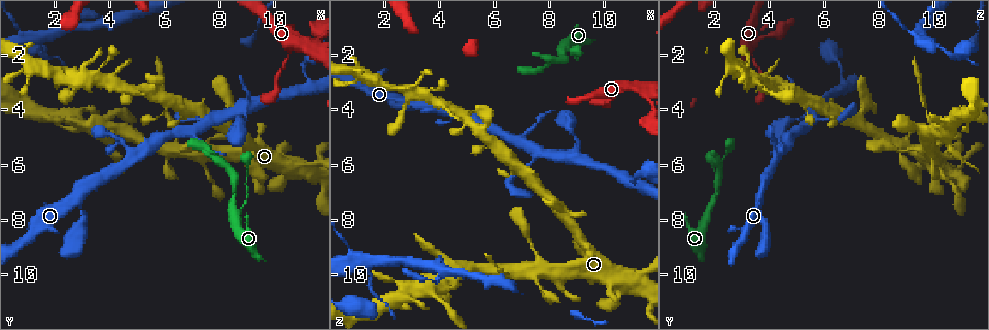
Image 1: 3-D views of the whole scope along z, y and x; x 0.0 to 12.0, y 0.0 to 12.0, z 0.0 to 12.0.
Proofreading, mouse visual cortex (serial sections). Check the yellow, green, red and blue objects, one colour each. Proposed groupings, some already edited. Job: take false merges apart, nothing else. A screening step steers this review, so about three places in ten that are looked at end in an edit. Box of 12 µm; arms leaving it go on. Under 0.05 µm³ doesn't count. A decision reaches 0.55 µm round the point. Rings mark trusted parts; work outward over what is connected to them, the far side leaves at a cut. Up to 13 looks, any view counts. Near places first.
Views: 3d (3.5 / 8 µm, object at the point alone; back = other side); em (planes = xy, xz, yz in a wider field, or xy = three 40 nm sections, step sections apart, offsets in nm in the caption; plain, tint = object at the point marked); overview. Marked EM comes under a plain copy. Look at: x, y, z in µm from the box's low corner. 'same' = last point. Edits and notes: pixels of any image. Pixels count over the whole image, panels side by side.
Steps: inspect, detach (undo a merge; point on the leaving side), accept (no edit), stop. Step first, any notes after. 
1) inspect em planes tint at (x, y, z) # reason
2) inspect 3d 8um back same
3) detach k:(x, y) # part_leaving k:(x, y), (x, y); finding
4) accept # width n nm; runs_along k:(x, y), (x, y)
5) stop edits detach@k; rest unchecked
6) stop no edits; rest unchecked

inspect 3d 8um at (2.7, 7.4, 3.7) # thin neck

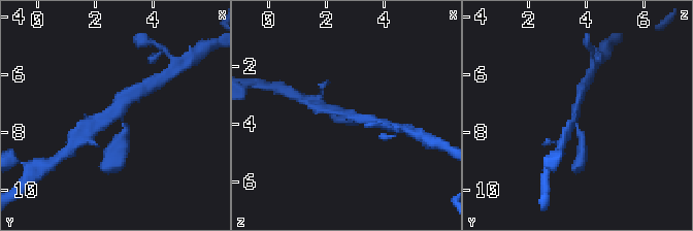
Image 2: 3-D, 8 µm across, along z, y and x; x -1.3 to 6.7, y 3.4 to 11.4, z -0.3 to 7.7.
inspect em xy step 3 tint at (2.7, 7.3, 3.6)

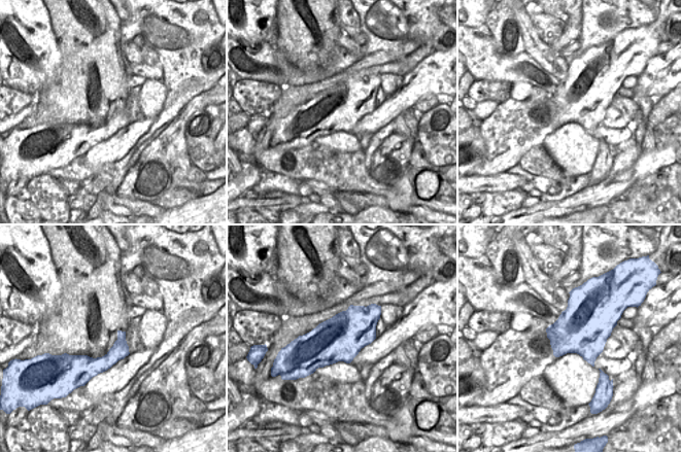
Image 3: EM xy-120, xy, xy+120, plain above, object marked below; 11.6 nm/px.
accept # width 550 nm; runs_along 3:(123, 334), (104, 362), (72, 358); one cell here

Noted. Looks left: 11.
inspect 3d 3.5um at (5.5, 3.2, 4.8)

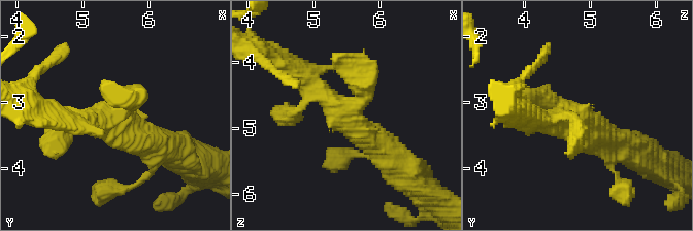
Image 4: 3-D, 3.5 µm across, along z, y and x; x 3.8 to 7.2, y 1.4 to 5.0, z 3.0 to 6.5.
inspect em xy step 5 tint at (5.45, 3.20, 4.80) # arms 4; arm_widths 150, 300, 350, 450 nm

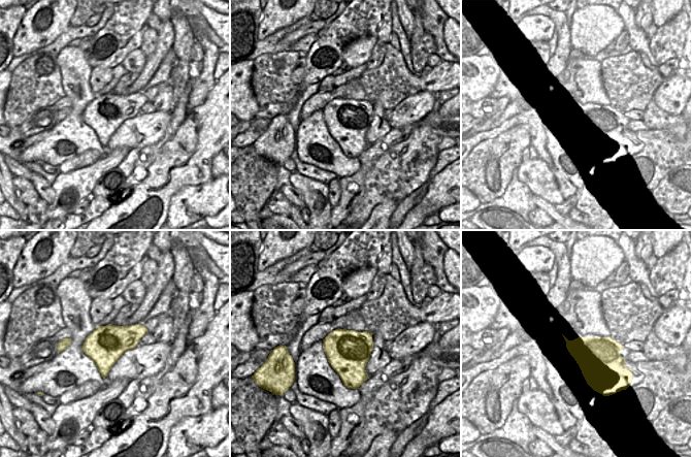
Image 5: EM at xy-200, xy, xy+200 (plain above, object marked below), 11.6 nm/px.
accept # one cell here

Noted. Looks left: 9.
inspect 3d 3.5um at (6.5, 5.5, 9.9) # arms part here

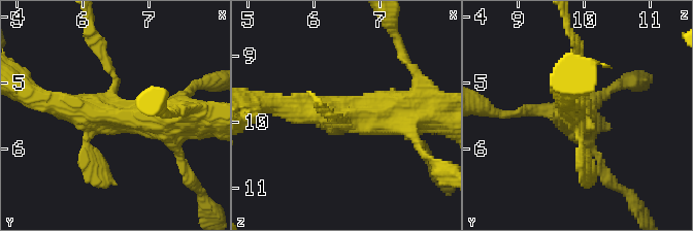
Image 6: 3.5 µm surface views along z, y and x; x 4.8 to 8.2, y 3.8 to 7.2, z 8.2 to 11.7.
inspect em planes tint at (6.50, 5.50, 9.90)

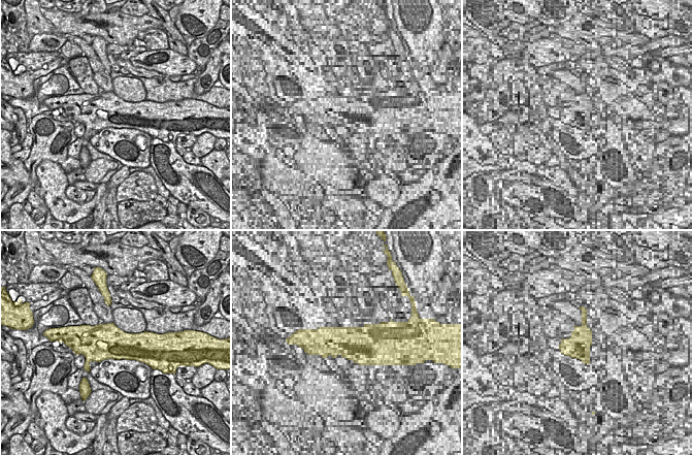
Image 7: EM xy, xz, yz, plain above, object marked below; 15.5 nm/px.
inspect em xy step 5 tint same

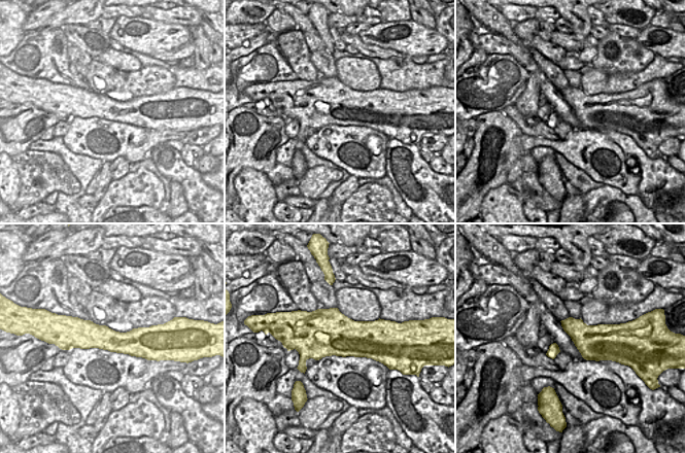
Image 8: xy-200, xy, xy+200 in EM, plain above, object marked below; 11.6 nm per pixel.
accept # width 550 nm; runs_along 6:(188, 118), (102, 114), (48, 102); one cell here

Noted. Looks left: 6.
inspect 3d 3.5um back at (11.4, 1.6, 3.4) # calibre changes

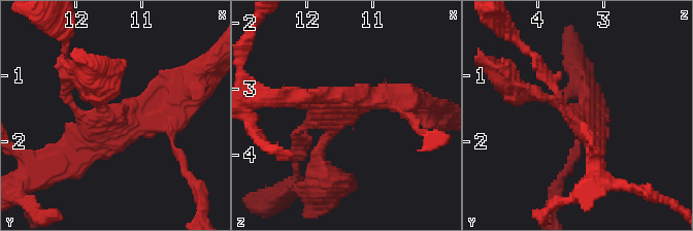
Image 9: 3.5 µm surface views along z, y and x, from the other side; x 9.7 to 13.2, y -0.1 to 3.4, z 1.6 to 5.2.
inspect em xy step 5 tint at (11.40, 1.65, 3.35)

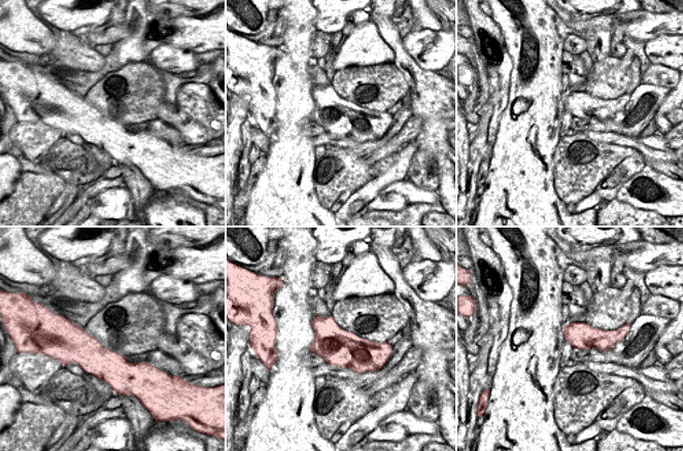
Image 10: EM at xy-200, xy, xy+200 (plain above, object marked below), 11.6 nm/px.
inspect em xy step 2 tint same # another direction

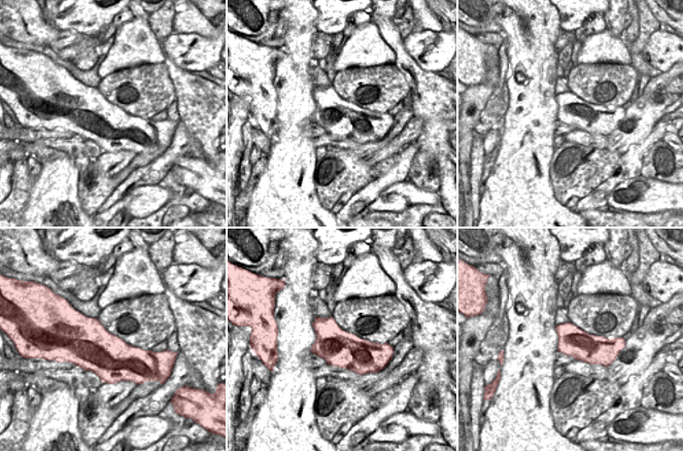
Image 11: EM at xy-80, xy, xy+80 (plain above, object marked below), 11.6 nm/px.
accept # runs_along 9:(409, 100), (365, 100), (321, 142), (318, 161); one cell here

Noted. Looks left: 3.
inspect 3d 3.5um at (8.6, 7.8, 1.7) # thin arm on a thick one

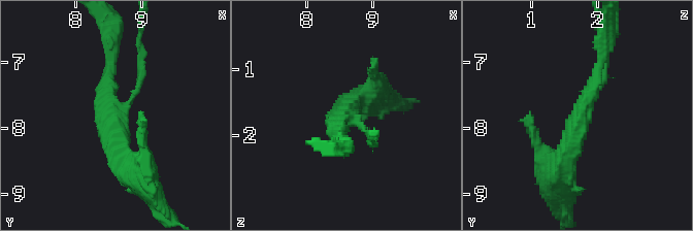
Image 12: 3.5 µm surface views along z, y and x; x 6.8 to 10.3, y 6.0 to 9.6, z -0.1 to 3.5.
inspect em planes tint at (8.55, 7.85, 1.75) # need the tissue

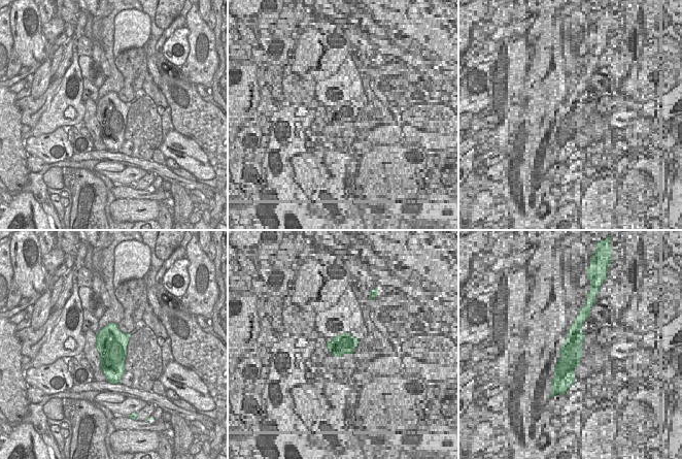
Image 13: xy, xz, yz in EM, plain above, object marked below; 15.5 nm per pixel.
accept # runs_along 12:(556, 172), (564, 166), (603, 55); continuous, no second cell

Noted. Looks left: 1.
stop no edits; rest unchecked

